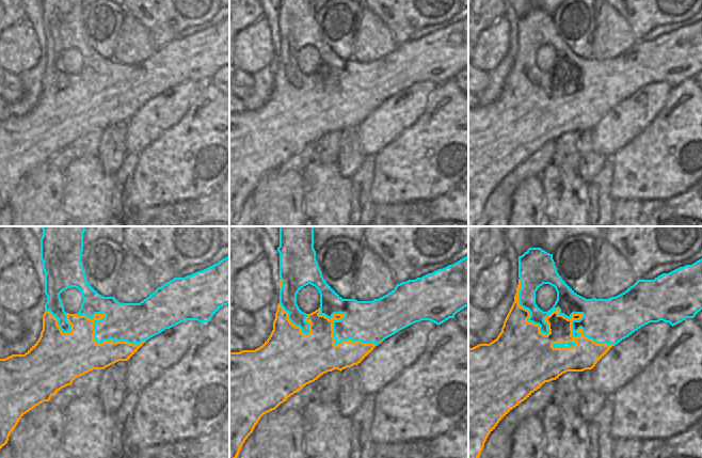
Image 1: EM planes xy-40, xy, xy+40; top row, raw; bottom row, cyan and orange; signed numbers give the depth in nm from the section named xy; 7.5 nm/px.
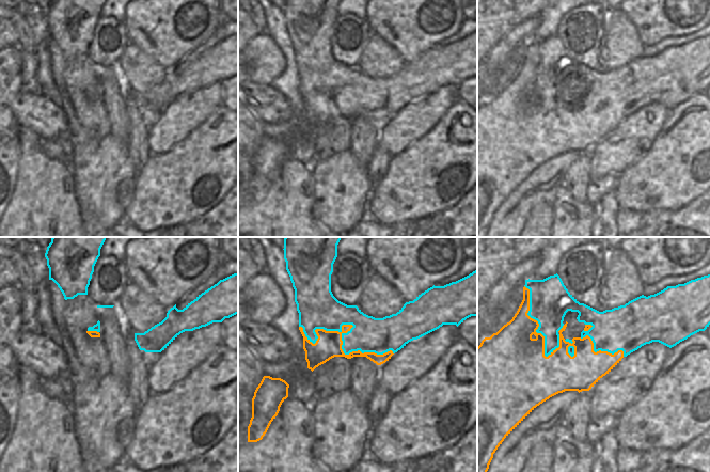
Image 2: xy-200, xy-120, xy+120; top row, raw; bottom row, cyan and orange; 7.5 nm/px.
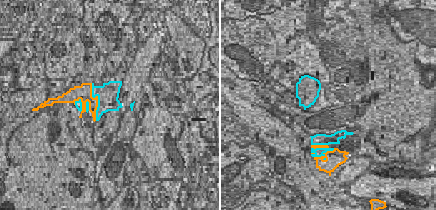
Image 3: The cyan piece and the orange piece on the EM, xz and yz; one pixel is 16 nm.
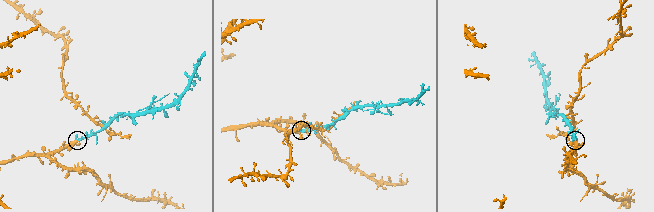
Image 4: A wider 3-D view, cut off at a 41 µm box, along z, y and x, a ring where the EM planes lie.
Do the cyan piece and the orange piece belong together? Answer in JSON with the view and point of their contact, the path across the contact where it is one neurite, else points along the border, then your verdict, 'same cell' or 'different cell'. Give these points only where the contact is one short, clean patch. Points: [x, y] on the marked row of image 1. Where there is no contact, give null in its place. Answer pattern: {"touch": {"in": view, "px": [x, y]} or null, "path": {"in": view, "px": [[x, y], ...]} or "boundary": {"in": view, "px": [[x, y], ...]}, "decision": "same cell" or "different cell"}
{"touch": {"in": "xy+40", "px": [557, 308]}, "decision": "same cell"}

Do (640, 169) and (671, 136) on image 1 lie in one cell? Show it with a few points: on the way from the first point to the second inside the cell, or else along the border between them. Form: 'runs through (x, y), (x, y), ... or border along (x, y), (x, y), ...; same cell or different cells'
runs through (649, 160), (665, 144); same cell

